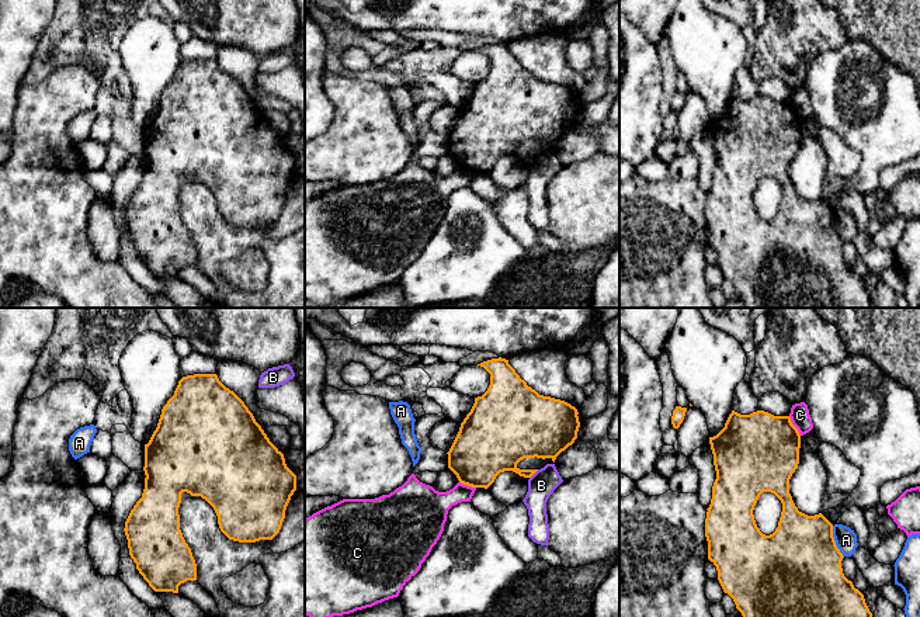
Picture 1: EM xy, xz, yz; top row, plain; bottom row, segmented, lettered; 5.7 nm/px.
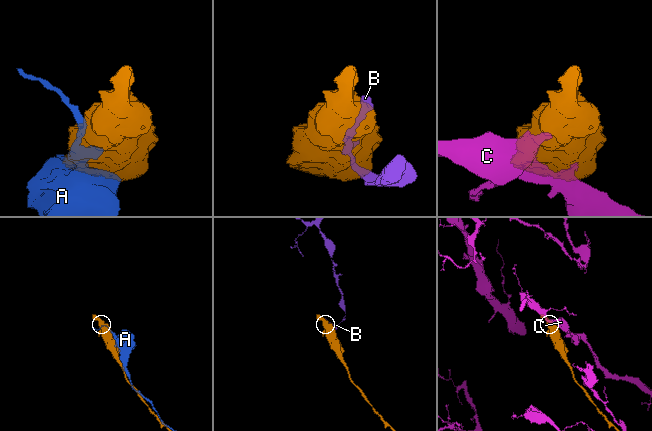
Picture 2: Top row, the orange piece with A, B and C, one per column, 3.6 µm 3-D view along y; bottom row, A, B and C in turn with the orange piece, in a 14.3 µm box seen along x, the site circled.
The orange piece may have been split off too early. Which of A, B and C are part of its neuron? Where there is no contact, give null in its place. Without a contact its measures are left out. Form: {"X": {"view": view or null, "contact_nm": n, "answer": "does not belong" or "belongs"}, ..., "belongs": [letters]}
{"A": {"view": "yz", "contact_nm": 200, "answer": "does not belong"}, "B": {"view": "xz", "contact_nm": 80, "answer": "does not belong"}, "C": {"view": "yz", "contact_nm": 130, "answer": "does not belong"}, "belongs": []}

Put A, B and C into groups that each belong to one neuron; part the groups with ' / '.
A / B / C

